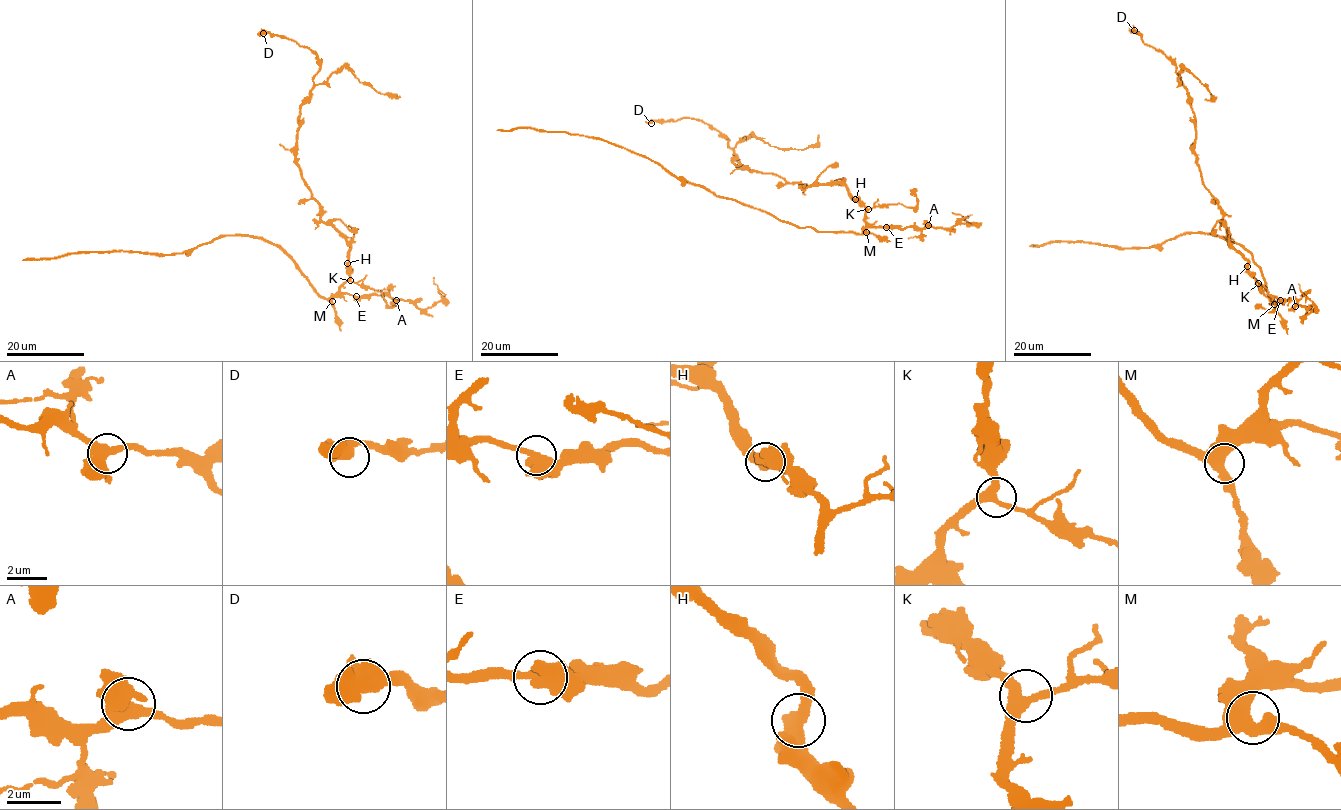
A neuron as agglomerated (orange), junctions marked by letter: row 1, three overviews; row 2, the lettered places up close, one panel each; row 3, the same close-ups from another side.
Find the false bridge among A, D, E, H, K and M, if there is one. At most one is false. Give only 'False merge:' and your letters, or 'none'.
False merge: none

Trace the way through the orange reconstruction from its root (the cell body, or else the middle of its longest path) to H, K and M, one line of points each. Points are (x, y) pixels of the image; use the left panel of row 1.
H: (314, 289), (326, 298), (337, 292), (349, 277), (347, 263)
K: (314, 289), (321, 296), (329, 298), (350, 280)
M: (314, 289), (332, 301)

